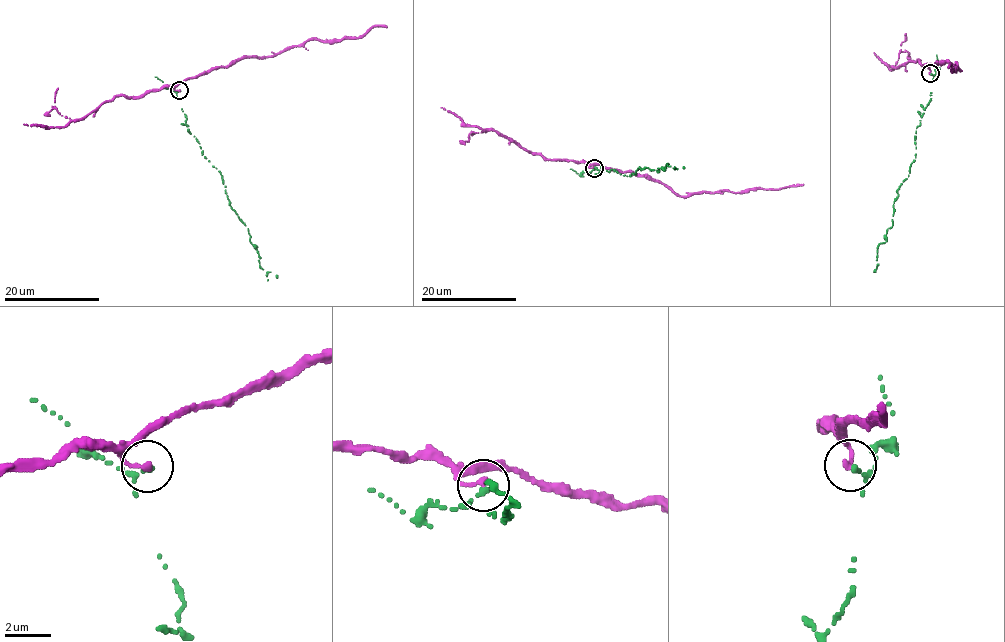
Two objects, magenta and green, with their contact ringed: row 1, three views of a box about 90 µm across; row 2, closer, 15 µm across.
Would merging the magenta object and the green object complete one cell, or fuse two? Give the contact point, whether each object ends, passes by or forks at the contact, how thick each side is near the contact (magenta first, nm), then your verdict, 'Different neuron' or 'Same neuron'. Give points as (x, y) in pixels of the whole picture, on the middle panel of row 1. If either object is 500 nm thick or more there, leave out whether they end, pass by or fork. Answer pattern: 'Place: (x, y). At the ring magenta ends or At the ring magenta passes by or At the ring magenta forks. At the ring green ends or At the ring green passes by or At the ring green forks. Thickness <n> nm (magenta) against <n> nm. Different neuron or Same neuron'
Place: (594, 168). At the ring magenta ends. At the ring green ends. Thickness 240 nm (magenta) against 240 nm. Different neuron

